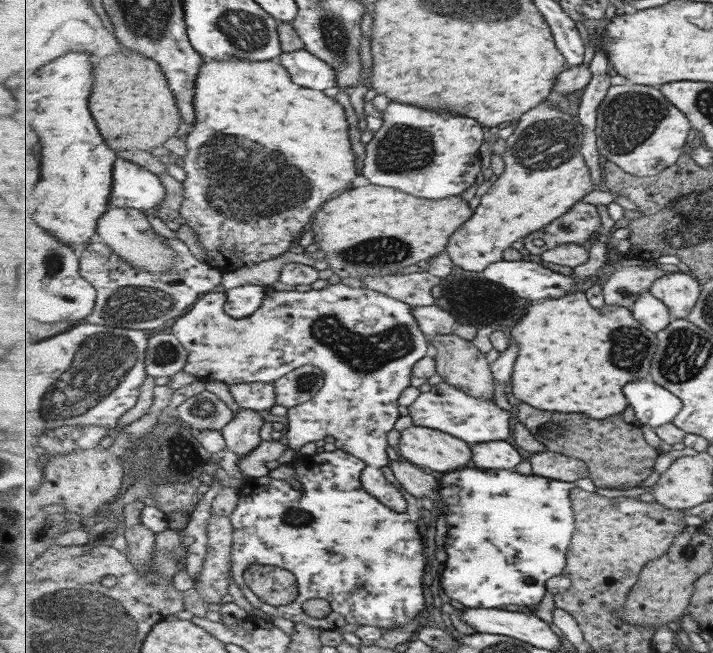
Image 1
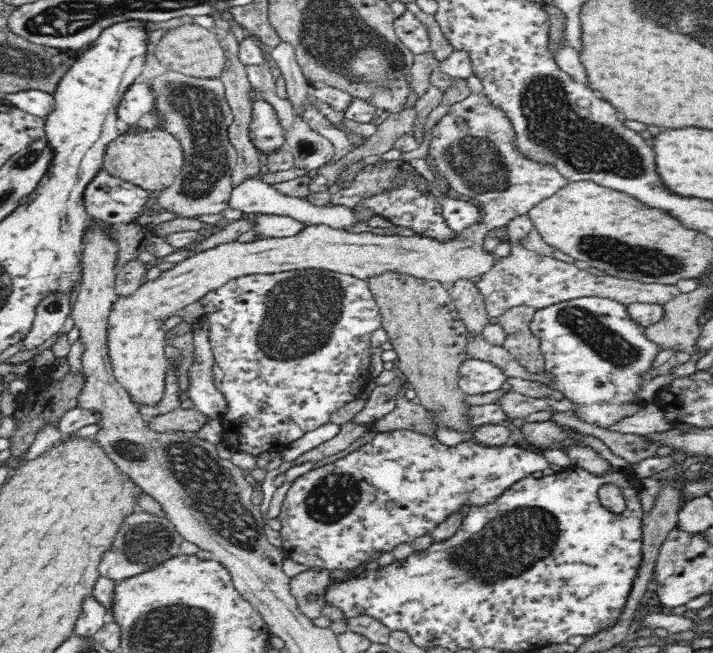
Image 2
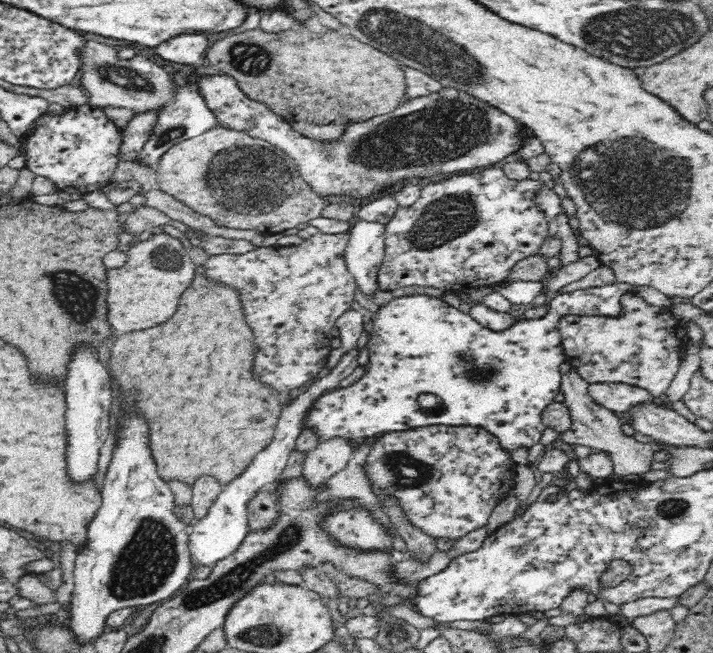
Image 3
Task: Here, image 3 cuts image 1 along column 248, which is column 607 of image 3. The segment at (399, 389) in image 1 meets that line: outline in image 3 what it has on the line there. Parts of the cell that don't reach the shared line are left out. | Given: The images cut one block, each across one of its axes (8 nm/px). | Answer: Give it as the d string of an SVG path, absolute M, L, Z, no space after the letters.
M636 291L626 294L620 303L624 306L624 316L573 315L568 313L557 320L557 331L561 345L567 353L567 361L572 368L589 383L626 383L646 389L655 397L667 392L670 382L675 378L680 366L682 344L686 341L686 325L664 309L646 303Z

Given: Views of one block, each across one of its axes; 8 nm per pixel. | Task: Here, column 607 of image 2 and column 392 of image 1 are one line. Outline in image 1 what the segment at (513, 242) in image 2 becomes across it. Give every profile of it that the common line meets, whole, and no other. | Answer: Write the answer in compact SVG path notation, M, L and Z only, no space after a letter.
M427 270L408 274L367 276L360 280L364 286L382 292L413 306L436 304L435 288L443 279Z

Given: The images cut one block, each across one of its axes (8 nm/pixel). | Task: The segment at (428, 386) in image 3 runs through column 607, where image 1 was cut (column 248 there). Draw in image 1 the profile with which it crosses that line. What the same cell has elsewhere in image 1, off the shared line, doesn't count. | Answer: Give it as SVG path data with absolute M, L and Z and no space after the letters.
M238 286L226 292L226 311L236 319L255 314L266 300L270 288L264 286Z

